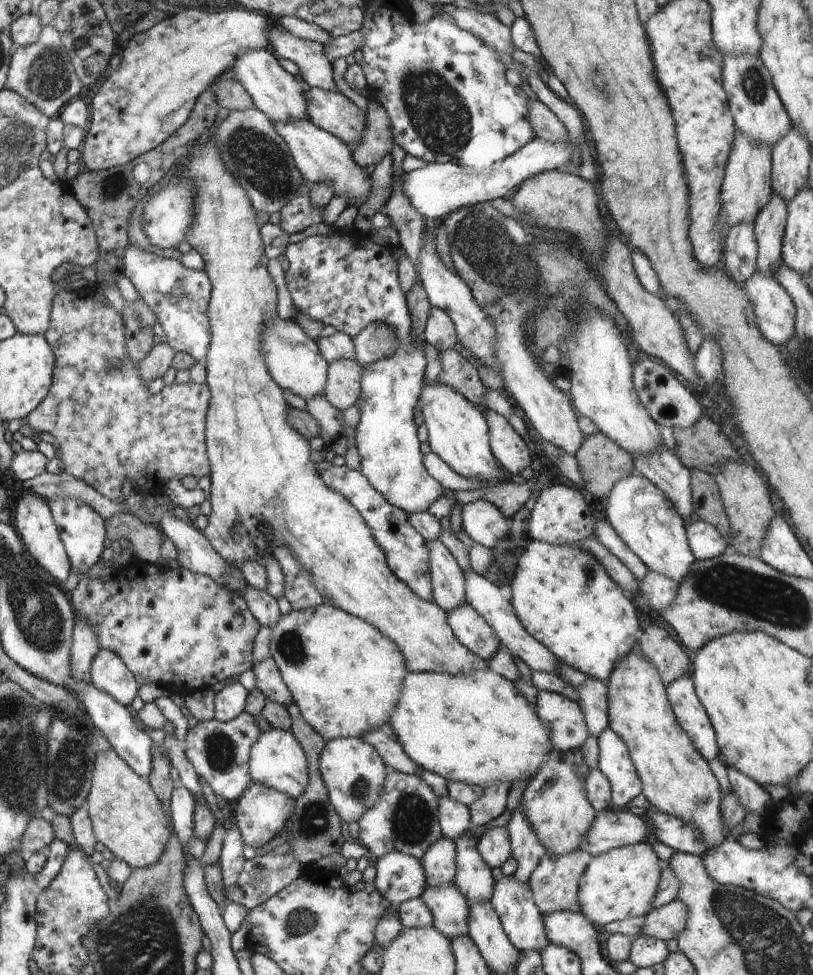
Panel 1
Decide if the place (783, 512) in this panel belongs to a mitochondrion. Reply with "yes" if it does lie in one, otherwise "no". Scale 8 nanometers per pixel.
no

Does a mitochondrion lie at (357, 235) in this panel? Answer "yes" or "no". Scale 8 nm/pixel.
no

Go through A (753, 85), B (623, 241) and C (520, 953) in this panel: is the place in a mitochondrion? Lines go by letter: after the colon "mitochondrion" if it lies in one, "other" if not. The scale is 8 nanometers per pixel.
A: mitochondrion
B: other
C: other

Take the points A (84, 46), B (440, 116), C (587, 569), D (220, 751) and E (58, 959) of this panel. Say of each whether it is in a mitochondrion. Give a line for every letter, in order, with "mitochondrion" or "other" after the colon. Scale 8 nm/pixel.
A: mitochondrion
B: mitochondrion
C: mitochondrion
D: mitochondrion
E: other

